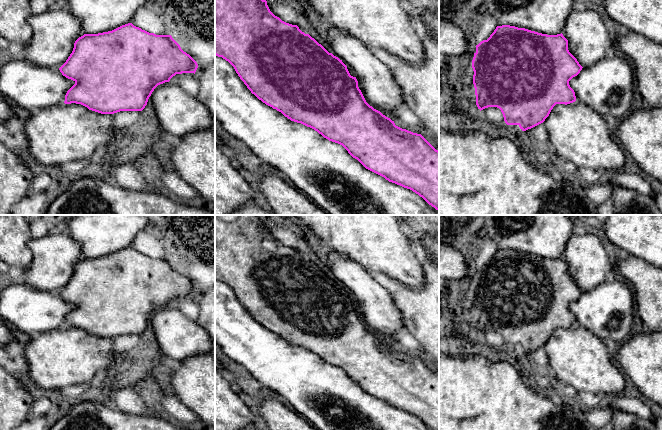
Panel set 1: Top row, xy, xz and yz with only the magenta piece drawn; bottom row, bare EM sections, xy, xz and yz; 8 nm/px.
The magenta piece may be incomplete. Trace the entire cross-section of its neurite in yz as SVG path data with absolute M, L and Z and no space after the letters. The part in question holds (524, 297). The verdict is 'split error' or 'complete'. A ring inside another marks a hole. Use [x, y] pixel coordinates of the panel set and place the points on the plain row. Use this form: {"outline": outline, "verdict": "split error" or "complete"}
{"outline": "M510 249L497 250L487 264L476 269L472 284L473 308L476 329L481 335L488 331L501 334L507 349L518 349L522 355L531 353L545 345L556 328L570 328L576 325L569 305L577 300L582 290L568 274L568 264L563 258L547 259Z", "verdict": "complete"}

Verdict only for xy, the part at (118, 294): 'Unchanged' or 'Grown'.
Unchanged

